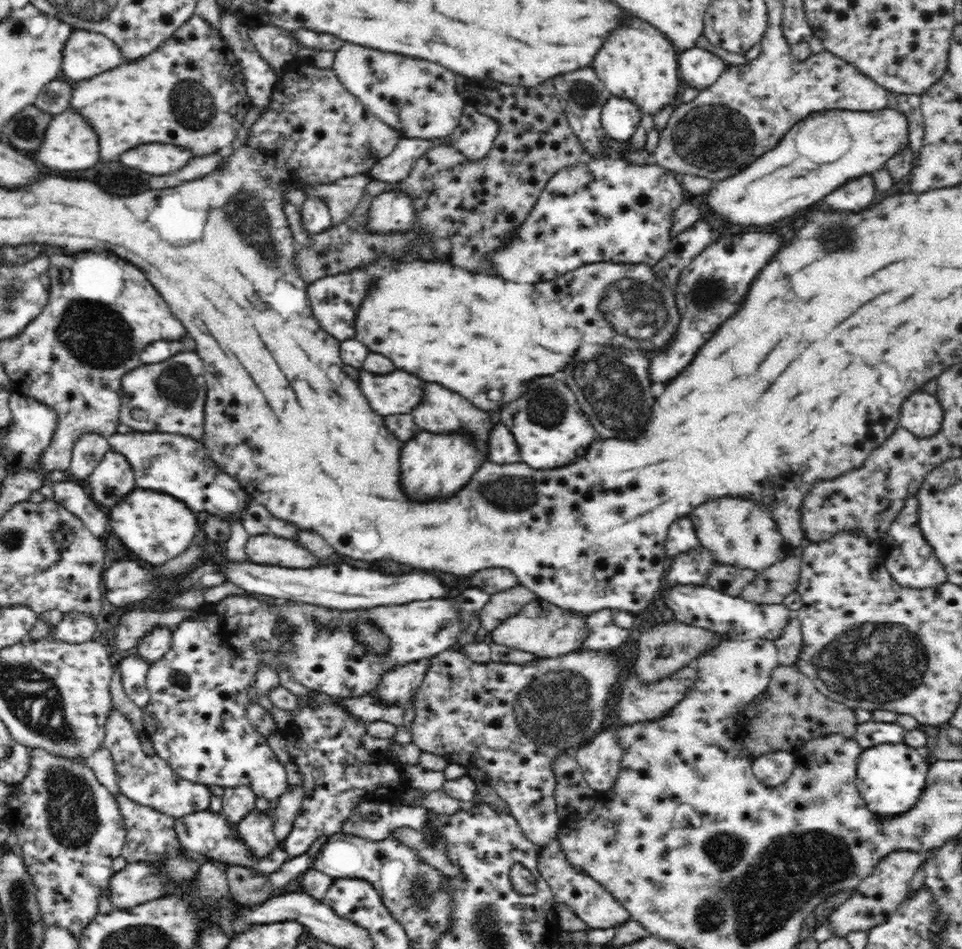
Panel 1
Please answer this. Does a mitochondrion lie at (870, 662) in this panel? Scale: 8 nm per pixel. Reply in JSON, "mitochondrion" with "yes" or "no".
{"mitochondrion":"yes"}

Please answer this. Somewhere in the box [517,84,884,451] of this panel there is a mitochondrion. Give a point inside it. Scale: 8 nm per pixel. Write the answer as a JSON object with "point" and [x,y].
{"point":[711,137]}

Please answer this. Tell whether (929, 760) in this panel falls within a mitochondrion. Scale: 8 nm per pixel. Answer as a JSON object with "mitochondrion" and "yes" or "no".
{"mitochondrion":"no"}

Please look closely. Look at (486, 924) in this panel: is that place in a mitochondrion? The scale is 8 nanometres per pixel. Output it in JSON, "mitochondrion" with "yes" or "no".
{"mitochondrion":"yes"}

